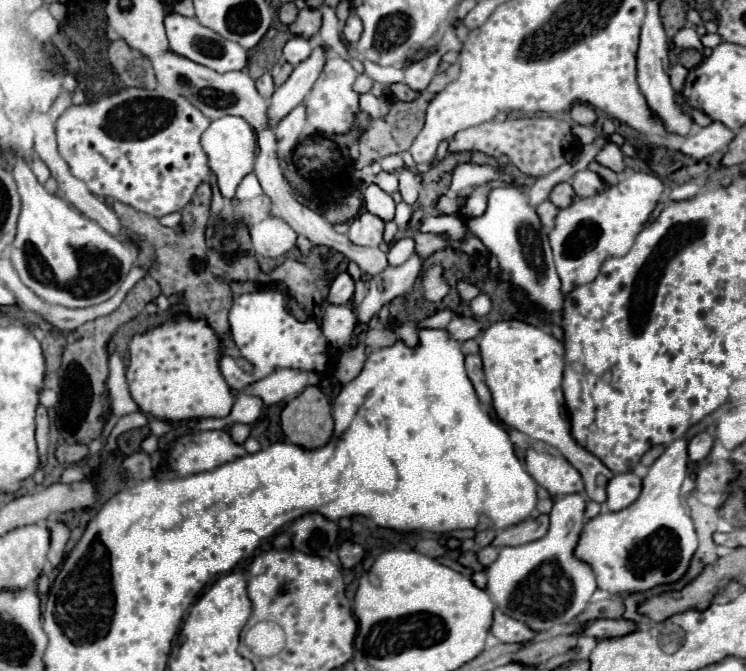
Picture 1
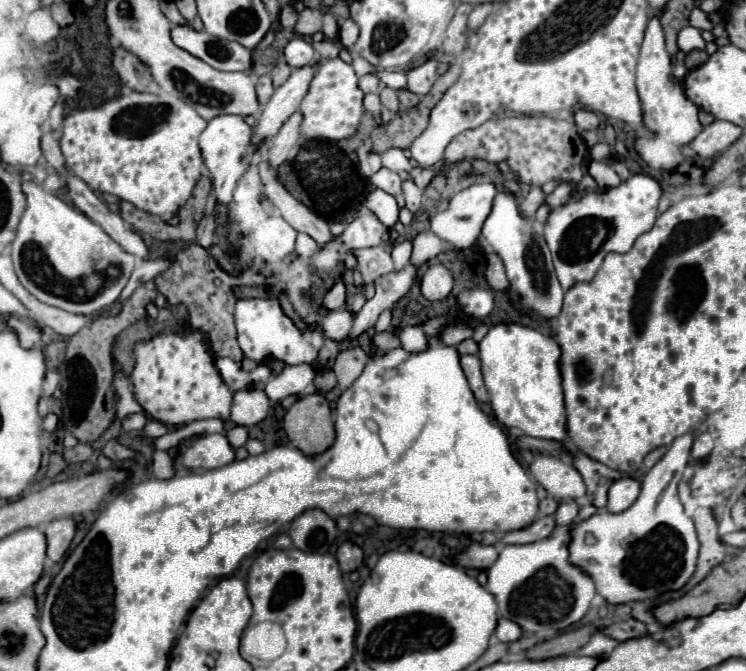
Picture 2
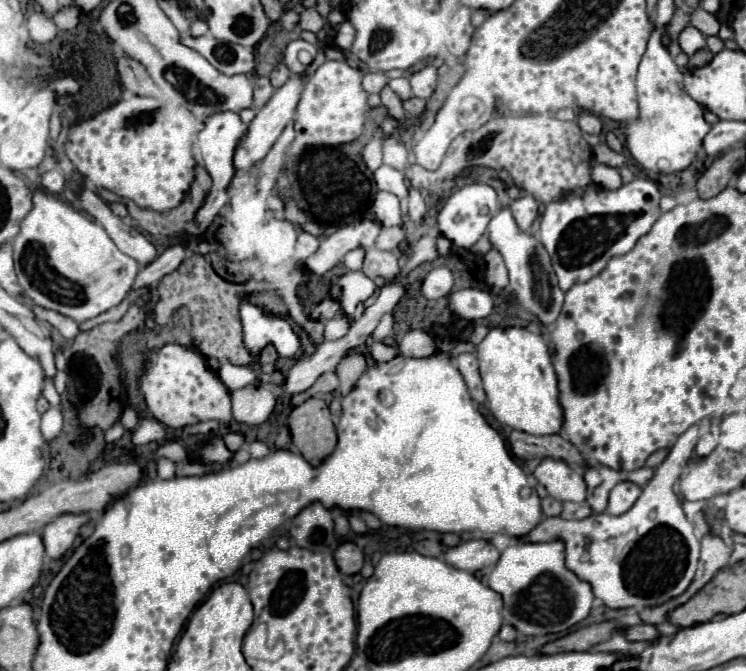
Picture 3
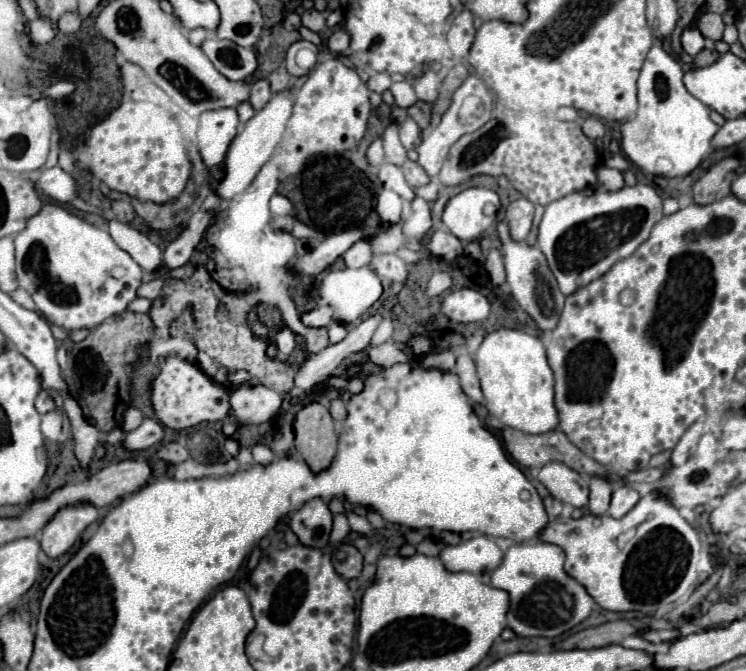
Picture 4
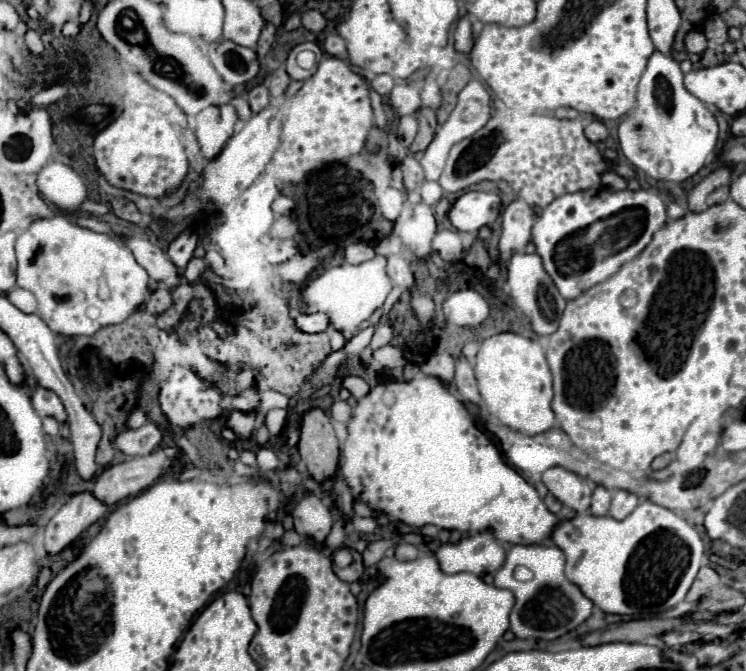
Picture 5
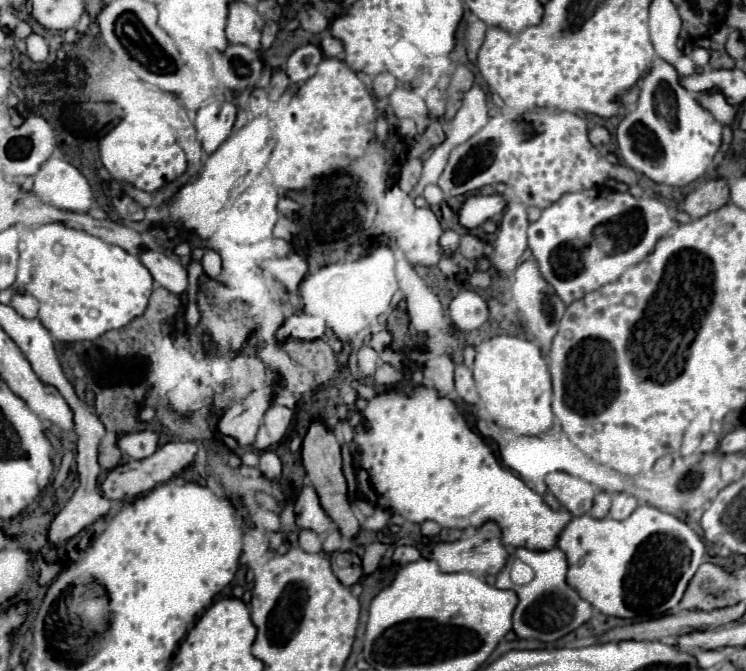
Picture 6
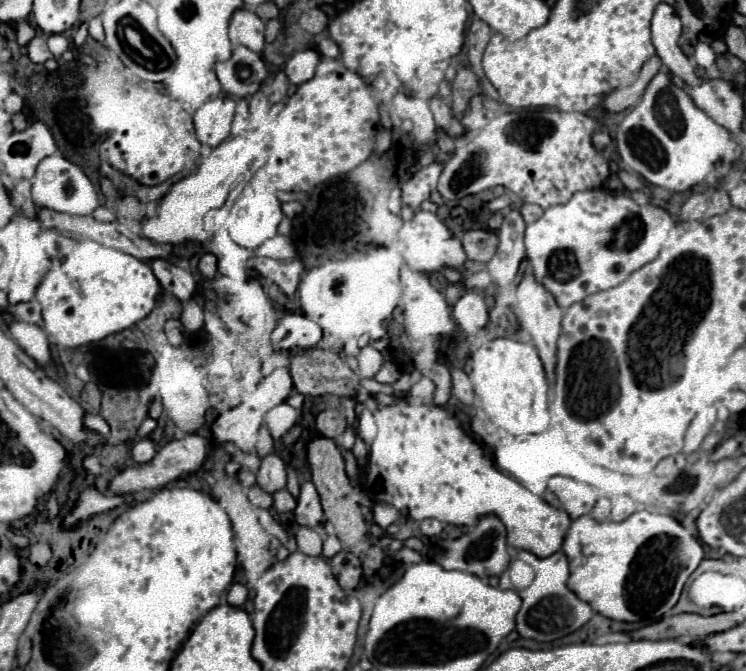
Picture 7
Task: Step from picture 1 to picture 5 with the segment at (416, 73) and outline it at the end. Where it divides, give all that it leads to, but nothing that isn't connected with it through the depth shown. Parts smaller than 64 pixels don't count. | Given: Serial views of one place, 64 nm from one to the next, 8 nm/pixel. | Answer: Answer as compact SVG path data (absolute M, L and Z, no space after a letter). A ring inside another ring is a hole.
M428 82L422 90L422 104L432 108L432 110L438 110L440 104L442 104L442 92L440 92L440 86L436 82Z

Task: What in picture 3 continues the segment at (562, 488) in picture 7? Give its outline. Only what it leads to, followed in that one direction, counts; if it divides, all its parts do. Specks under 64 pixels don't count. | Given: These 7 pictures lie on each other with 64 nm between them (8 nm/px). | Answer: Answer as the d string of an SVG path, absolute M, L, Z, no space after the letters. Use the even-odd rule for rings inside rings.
M542 460L534 472L534 478L552 498L560 502L586 500L586 482L582 472L570 464L564 464L562 460Z

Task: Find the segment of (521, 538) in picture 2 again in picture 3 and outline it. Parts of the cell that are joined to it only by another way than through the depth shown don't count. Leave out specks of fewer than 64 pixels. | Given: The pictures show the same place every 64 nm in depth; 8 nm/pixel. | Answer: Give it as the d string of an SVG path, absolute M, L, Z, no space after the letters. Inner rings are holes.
M690 428L684 432L662 466L656 468L654 478L642 490L636 504L622 516L612 514L590 514L584 520L564 520L544 518L524 542L552 542L562 540L565 544L566 567L572 570L580 580L592 586L596 598L600 598L608 608L654 608L660 606L680 594L694 580L698 556L700 556L700 540L692 524L686 520L682 512L682 504L674 494L672 486L680 476L680 470L688 462L698 442L698 428ZM632 530L632 542L628 548L620 550L616 546L616 538L624 536ZM630 556L630 562L628 562ZM684 560L684 566L682 566Z

